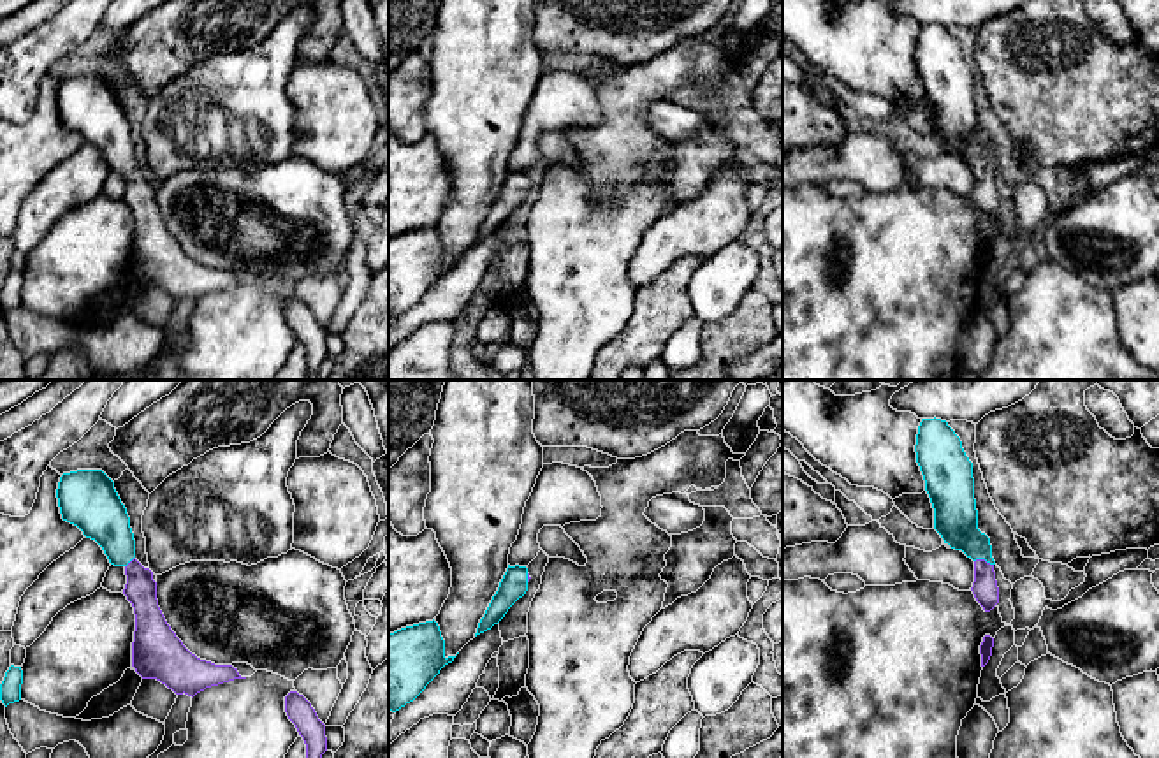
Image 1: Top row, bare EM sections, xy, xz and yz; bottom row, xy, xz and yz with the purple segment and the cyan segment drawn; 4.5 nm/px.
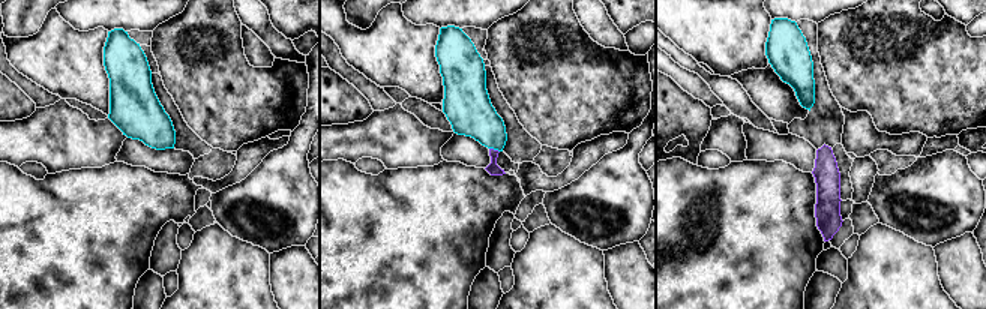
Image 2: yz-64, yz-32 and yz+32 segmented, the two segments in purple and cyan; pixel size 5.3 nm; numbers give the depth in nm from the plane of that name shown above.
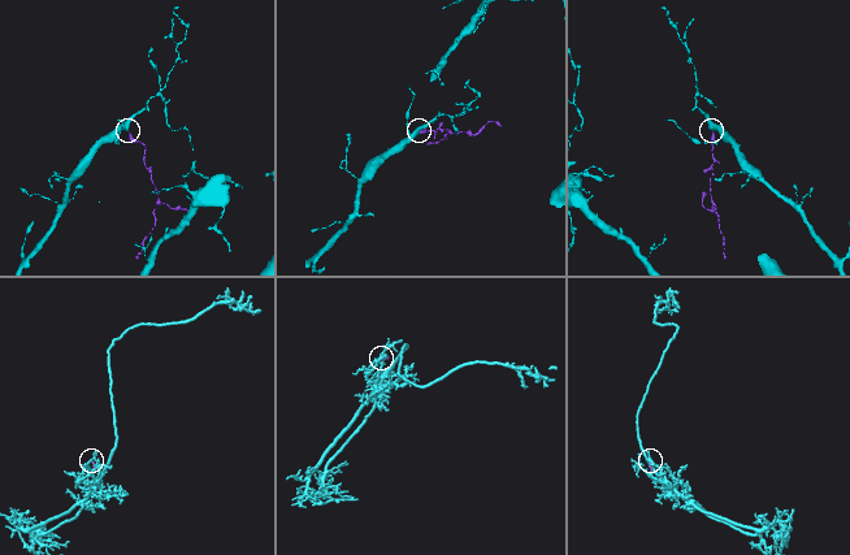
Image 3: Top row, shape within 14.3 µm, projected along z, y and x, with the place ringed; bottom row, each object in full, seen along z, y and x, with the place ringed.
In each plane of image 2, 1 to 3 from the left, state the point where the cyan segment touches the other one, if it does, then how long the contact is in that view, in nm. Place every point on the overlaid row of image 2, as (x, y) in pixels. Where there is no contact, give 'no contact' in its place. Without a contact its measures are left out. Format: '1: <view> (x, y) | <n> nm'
1: no contact
2: yz-32 (492, 149) | 60 nm
3: no contact

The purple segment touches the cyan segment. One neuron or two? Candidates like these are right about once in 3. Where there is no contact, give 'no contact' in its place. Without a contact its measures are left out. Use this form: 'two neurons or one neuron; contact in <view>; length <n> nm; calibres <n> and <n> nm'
one neuron; contact in yz; length 90 nm; calibres 120 and 200 nm

